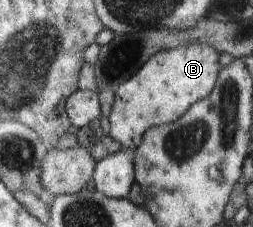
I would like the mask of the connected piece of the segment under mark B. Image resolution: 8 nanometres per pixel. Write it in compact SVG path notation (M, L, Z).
M188 44L160 51L150 57L136 75L116 89L114 105L108 116L109 136L122 148L134 153L149 129L176 121L188 107L208 98L210 91L215 89L216 79L219 79L218 71L218 51L210 45Z

